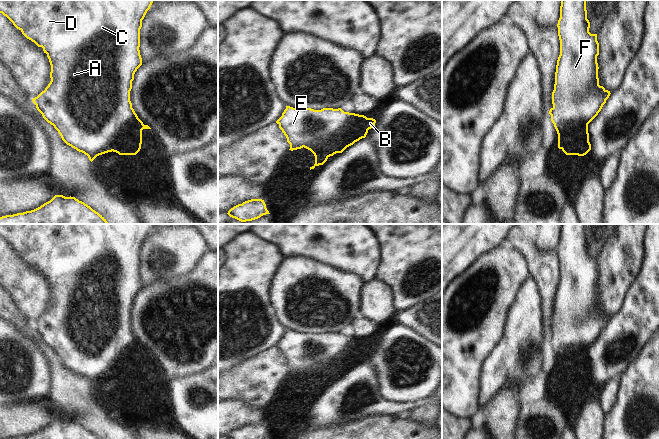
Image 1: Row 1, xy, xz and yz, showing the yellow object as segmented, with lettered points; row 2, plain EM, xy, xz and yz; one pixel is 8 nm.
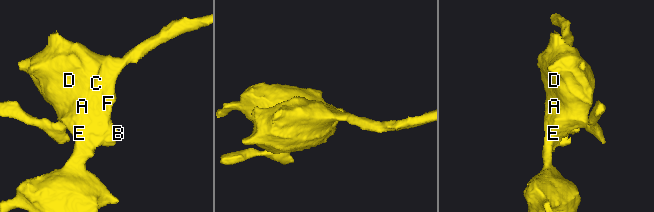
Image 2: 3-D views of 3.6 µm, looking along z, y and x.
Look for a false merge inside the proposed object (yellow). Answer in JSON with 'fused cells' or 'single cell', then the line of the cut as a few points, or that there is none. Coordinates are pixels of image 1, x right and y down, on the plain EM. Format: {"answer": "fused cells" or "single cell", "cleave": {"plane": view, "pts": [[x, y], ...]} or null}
{"answer": "single cell", "cleave": null}

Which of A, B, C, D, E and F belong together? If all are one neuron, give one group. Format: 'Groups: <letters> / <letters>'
Groups: A B C D E F.

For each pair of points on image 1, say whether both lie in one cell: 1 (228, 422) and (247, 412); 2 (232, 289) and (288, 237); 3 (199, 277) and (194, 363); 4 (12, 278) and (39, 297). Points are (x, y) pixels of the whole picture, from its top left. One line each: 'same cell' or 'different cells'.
1: same cell
2: different cells
3: same cell
4: same cell

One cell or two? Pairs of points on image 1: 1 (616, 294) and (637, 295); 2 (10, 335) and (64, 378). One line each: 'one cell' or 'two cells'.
1: two cells
2: two cells

